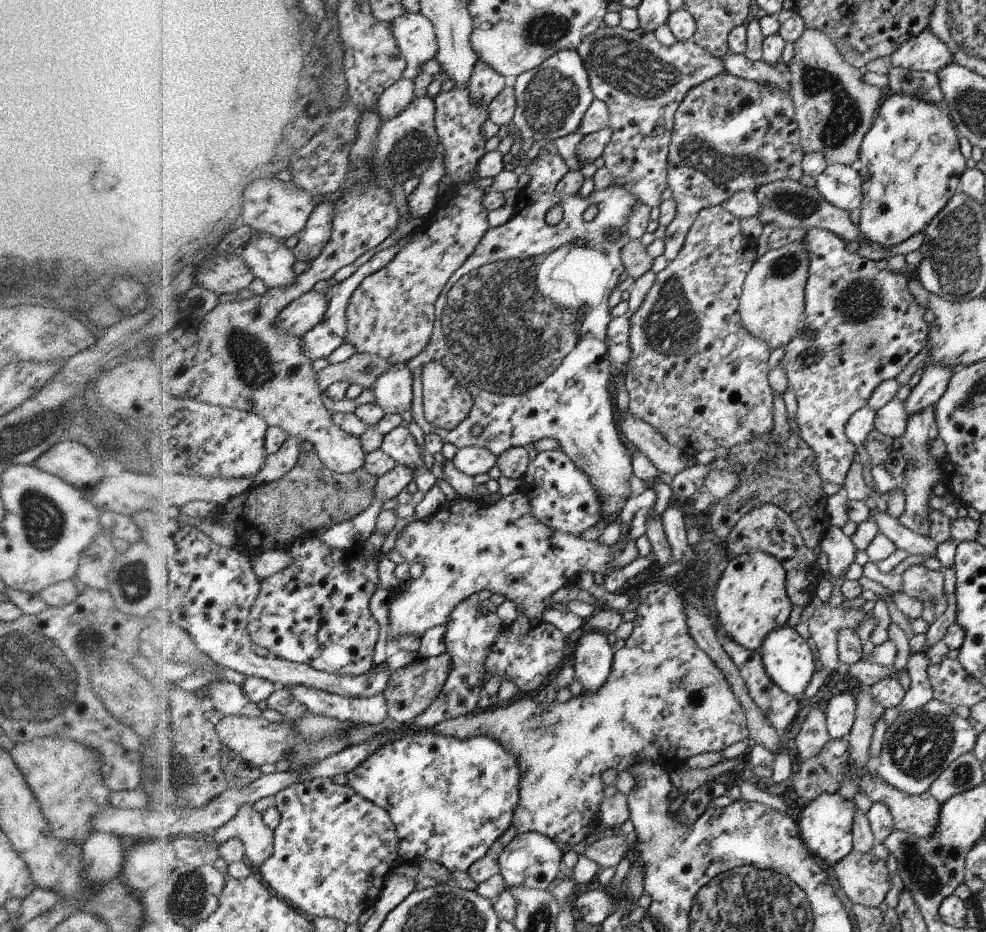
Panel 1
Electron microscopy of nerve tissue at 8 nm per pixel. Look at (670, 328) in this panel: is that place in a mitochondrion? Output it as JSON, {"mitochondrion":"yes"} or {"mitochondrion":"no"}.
{"mitochondrion":"yes"}

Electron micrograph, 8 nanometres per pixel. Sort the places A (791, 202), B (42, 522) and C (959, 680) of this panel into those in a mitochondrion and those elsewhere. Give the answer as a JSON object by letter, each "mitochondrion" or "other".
{"A":"mitochondrion","B":"mitochondrion","C":"other"}

